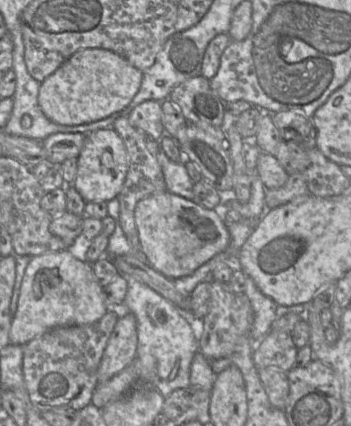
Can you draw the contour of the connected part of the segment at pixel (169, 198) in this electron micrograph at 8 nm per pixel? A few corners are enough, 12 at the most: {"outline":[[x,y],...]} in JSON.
{"outline":[[168,191],[134,210],[140,249],[169,279],[230,241],[224,211]]}

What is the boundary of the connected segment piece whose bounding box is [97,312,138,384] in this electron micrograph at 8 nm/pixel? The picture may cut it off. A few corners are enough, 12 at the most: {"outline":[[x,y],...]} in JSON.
{"outline":[[136,317],[118,319],[97,370],[98,384],[136,358]]}

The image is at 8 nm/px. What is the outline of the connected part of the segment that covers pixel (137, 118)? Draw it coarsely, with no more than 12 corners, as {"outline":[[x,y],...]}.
{"outline":[[146,100],[127,117],[158,142],[165,134],[159,101]]}

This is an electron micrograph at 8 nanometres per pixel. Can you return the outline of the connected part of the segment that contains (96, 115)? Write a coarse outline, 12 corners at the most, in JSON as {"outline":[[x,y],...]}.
{"outline":[[81,49],[41,83],[60,125],[124,109],[143,72],[113,51]]}

